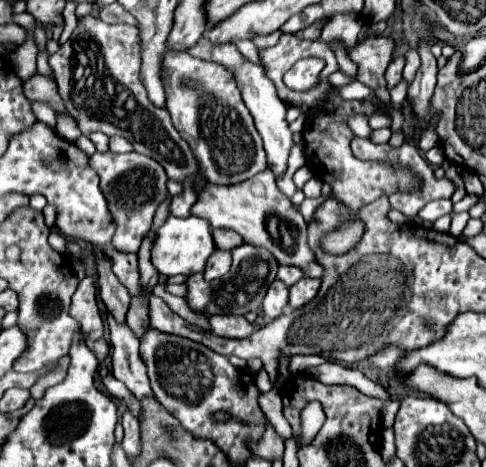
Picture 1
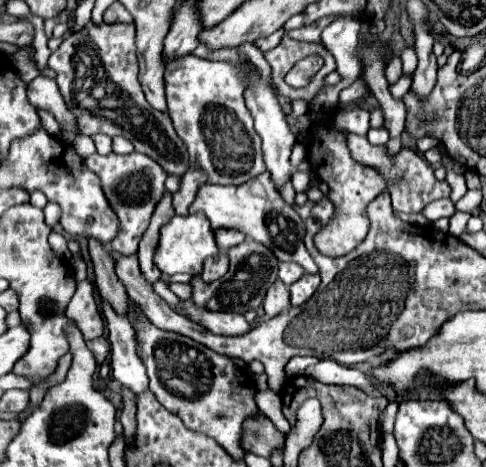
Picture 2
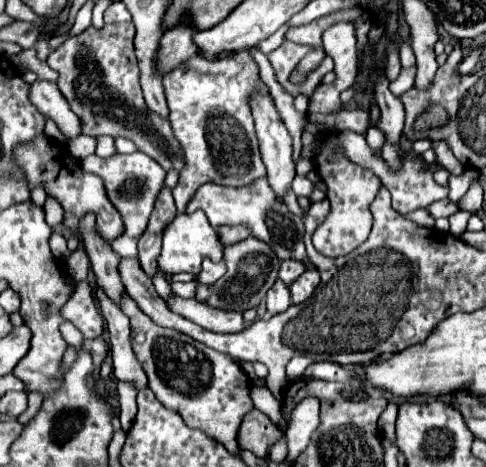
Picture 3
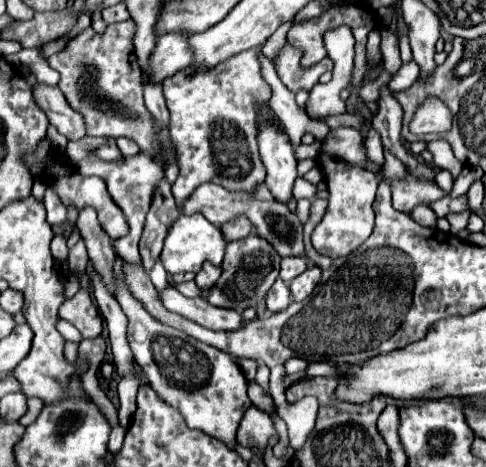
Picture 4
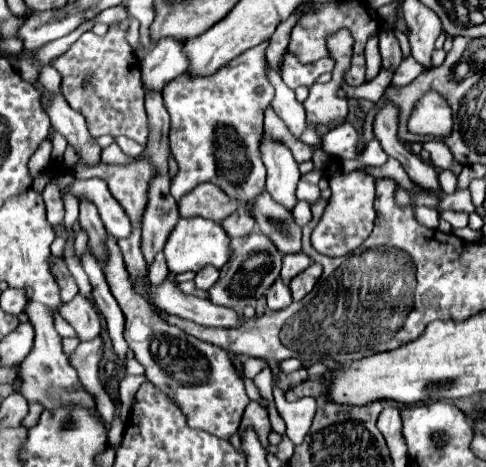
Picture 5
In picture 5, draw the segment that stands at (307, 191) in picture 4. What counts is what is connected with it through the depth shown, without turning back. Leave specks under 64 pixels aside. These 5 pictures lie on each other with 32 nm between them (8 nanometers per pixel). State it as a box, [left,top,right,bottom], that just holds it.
[296,180,320,204]

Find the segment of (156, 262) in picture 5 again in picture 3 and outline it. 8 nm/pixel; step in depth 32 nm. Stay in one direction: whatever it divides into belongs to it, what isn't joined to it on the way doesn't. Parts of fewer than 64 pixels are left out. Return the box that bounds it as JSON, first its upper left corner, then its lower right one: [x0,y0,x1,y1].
[152,268,170,298]

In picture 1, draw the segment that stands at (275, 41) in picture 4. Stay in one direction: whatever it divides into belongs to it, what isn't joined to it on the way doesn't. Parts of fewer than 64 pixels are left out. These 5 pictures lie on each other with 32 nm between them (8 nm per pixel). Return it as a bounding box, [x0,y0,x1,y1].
[254,30,282,50]

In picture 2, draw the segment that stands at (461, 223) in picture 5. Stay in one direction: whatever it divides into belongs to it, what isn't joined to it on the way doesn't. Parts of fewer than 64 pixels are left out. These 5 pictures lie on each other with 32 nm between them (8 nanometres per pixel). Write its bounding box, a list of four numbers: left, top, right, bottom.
[450,212,470,236]

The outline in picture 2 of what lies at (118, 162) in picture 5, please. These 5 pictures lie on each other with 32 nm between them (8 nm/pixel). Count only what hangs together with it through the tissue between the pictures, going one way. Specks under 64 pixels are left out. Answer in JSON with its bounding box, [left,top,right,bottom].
[92,134,112,156]

